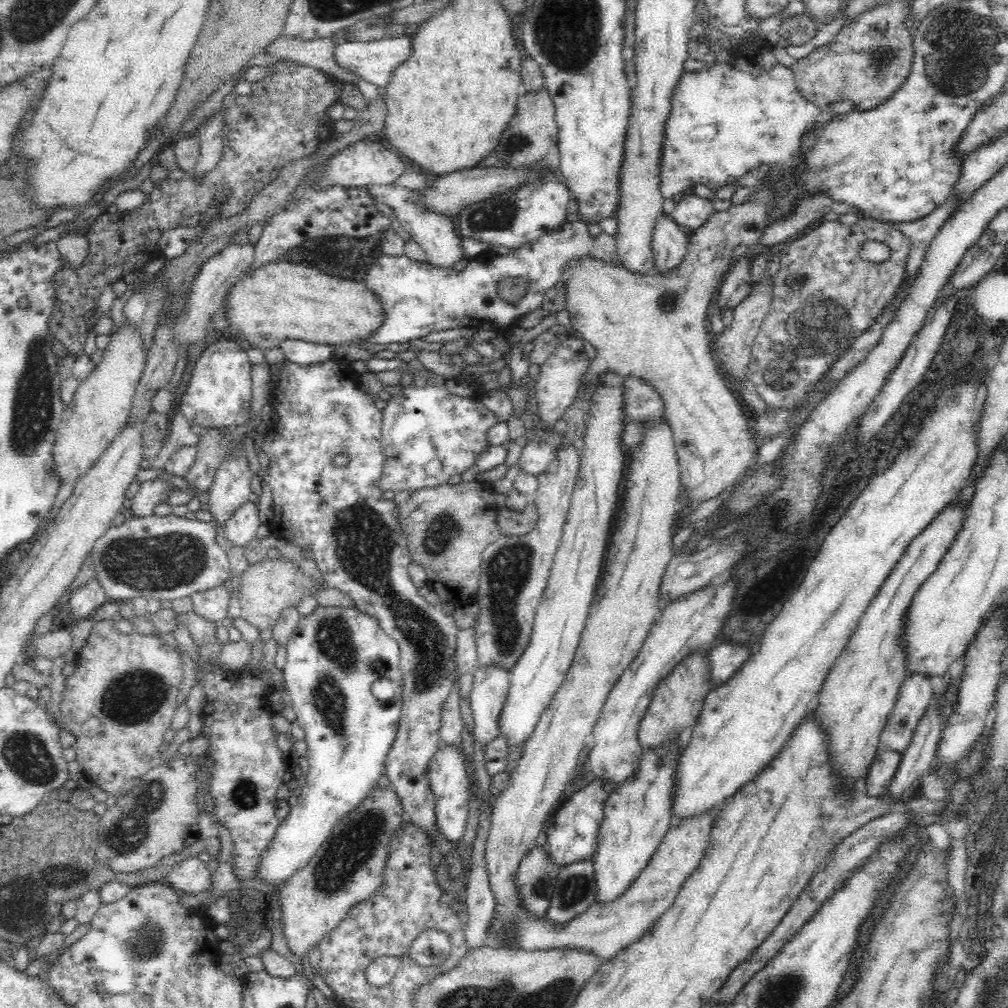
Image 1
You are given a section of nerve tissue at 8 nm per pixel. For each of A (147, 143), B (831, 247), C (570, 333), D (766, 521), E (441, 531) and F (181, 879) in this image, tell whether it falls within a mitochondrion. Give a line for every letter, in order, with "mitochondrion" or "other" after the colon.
A: other
B: other
C: other
D: mitochondrion
E: mitochondrion
F: other

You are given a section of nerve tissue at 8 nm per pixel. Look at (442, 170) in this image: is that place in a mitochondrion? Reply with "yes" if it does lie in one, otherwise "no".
no

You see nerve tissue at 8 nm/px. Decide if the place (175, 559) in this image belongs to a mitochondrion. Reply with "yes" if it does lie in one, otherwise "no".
yes

